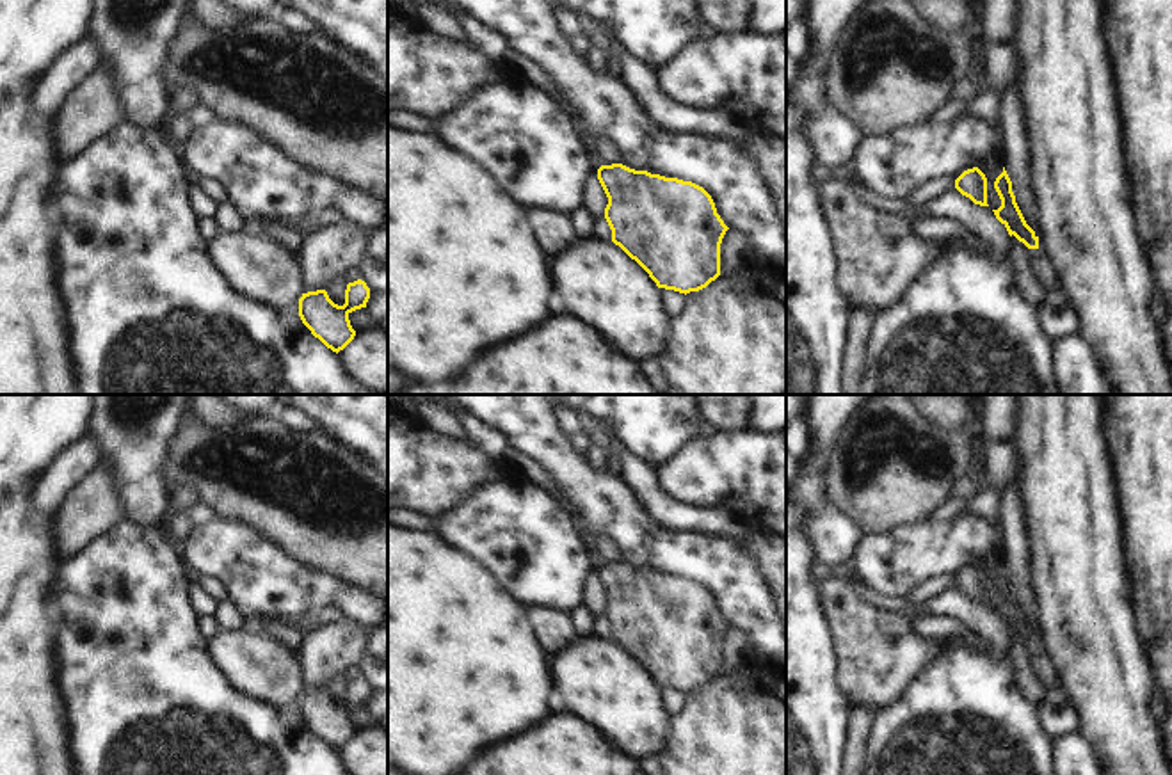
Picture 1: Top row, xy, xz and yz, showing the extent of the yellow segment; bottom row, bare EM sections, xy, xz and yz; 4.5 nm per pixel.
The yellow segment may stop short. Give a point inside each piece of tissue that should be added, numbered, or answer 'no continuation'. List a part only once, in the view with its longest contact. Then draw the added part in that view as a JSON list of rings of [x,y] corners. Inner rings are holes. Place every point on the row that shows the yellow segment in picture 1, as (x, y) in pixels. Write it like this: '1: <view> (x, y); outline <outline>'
no continuation

